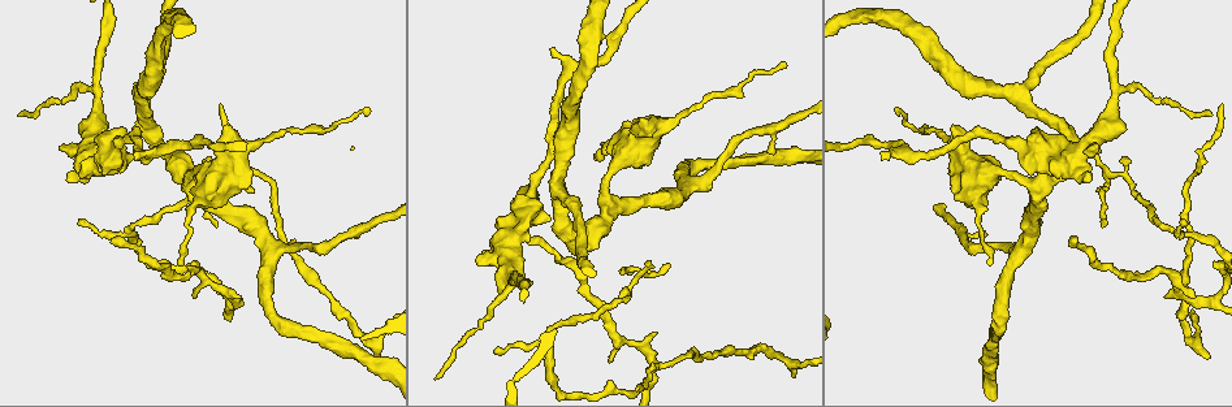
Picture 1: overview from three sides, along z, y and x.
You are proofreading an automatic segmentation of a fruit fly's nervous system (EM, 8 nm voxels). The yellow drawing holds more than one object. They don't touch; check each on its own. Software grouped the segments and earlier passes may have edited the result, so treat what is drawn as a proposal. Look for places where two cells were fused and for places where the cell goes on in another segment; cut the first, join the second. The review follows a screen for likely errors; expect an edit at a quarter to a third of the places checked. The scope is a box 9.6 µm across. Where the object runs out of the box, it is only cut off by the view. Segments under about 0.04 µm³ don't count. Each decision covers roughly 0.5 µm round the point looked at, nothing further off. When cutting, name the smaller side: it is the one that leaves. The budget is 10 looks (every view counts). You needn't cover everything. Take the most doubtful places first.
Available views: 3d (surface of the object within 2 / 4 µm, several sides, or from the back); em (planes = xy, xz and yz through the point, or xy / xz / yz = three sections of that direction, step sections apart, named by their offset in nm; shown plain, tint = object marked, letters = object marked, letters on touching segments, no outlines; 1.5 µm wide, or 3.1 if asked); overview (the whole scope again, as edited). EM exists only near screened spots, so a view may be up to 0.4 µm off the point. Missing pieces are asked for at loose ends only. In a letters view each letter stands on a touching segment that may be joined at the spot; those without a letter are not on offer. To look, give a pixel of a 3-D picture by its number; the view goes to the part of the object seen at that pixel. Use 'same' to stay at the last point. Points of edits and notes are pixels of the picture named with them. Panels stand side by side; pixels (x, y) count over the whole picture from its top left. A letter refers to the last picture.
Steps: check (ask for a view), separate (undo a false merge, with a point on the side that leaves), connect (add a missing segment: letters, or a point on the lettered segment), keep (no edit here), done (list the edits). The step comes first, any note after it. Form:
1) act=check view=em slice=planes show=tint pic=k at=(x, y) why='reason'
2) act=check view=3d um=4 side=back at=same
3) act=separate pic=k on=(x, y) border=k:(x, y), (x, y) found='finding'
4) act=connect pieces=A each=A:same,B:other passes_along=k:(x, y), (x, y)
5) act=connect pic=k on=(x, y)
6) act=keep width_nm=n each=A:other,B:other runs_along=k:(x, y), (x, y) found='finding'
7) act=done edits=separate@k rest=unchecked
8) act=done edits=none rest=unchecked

act=check view=3d um=4 side=back pic=1 at=(1209, 356) why='tapers out'

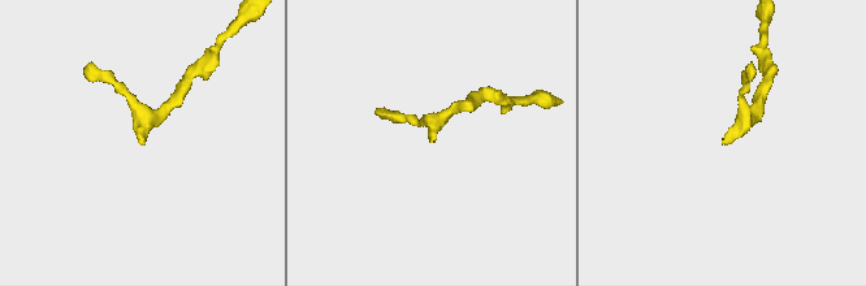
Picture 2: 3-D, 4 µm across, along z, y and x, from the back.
act=check view=em slice=planes show=letters pic=2 at=(435, 141)

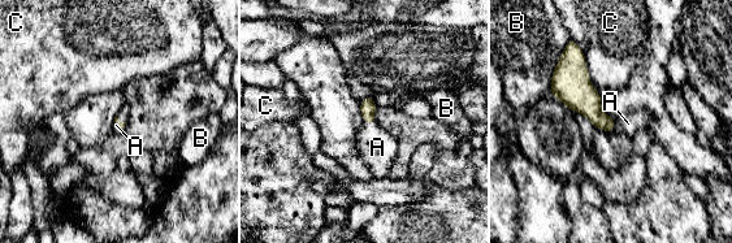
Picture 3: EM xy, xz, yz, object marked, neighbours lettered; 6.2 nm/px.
act=connect pieces=A each=A:same,B:other,C:other passes_along=3:(367, 105), (369, 122), (377, 147) found='it goes on there'

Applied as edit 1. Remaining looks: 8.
act=check view=overview why='redraw'

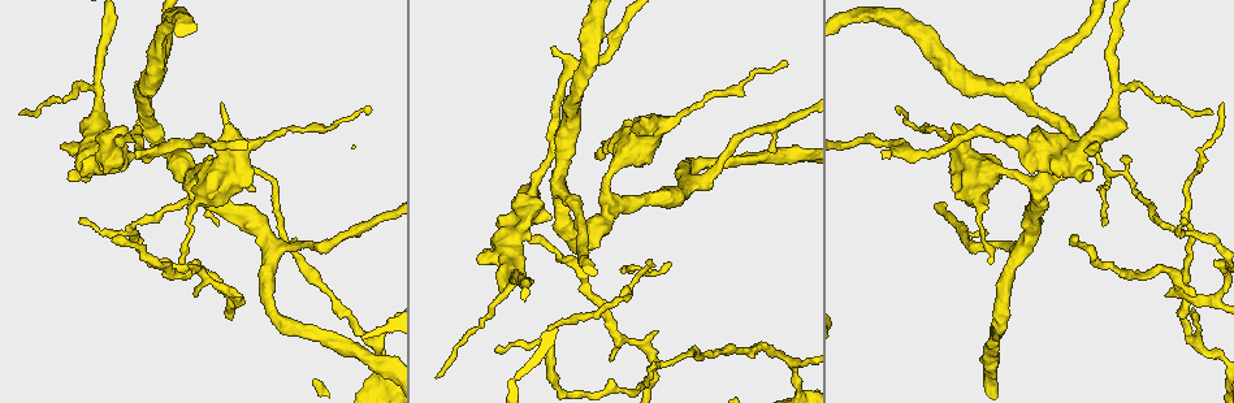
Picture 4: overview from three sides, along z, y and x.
act=check view=em slice=xy step=8 show=letters pic=4 at=(645, 117) why='stops while still wide'

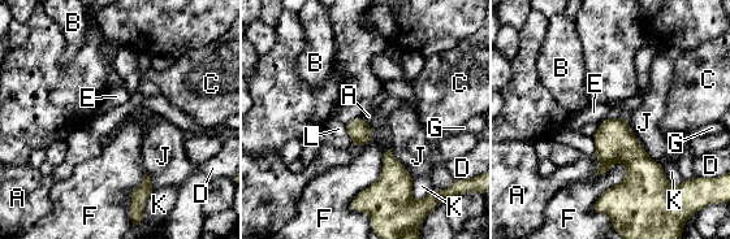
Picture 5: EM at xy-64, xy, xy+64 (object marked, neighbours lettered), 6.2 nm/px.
act=check view=em slice=planes show=letters at=same

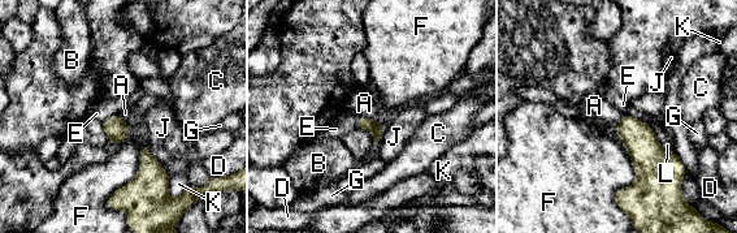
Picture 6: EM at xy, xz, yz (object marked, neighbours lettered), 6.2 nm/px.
act=keep each=A:other,B:other,C:other,D:other,E:other,F:other,G:other,J:other,K:other,L:other border=6:(360, 115), (380, 123) found='none of them fits'

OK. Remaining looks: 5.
act=check view=em slice=yz step=8 show=plain pic=4 at=(554, 49) why='an open end'

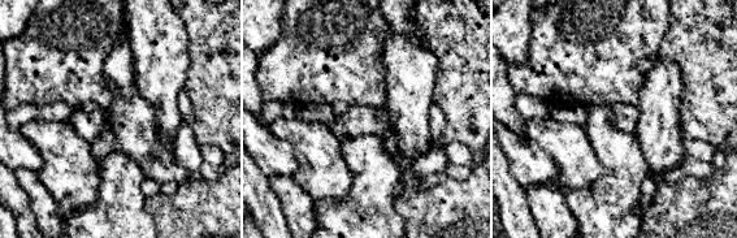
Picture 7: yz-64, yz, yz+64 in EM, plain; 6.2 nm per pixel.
act=check view=em slice=yz step=8 show=tint at=same

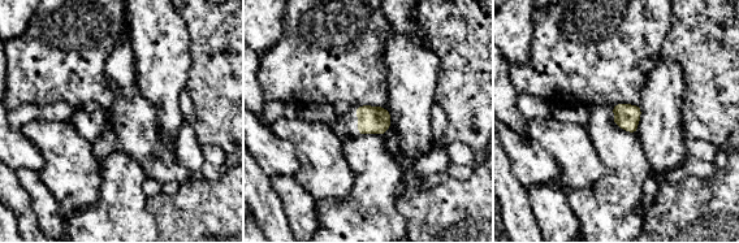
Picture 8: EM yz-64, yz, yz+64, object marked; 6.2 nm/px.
act=check view=em slice=yz step=8 show=letters at=same why='see the neighbours'

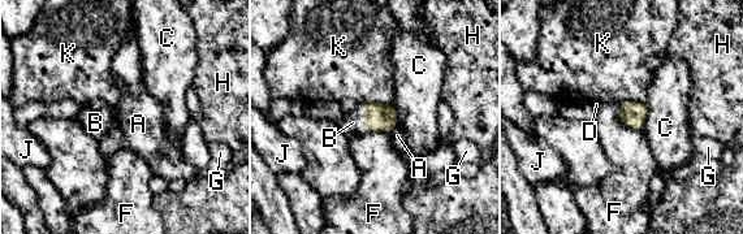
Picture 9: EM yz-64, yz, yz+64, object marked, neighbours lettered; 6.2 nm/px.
act=connect pieces=B each=A:other,B:same,C:other,D:other,F:other,G:other,H:other,J:other,K:other passes_along=9:(378, 117), (364, 118), (353, 122) found='it goes on there'

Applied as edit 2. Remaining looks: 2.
act=check view=overview

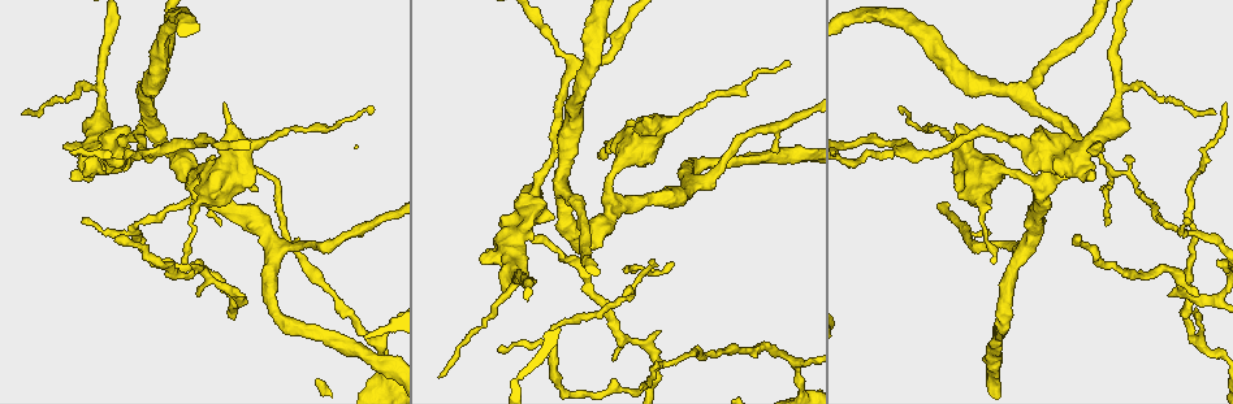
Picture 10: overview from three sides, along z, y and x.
act=check view=em slice=planes show=letters pic=10 at=(1187, 223) why='an open end'

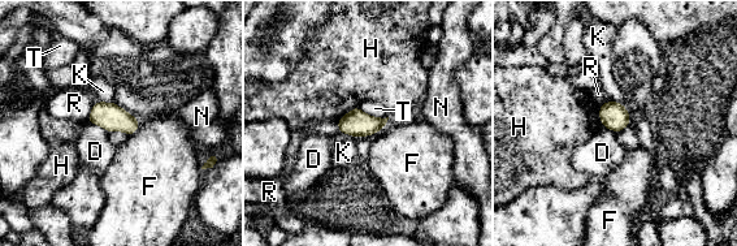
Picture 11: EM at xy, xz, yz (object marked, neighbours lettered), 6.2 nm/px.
act=keep each=D:other,F:other,H:other,K:other,N:other,R:other,T:other found='none of them fits'

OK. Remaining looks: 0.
act=done edits=connect@3,connect@9 rest=unchecked

